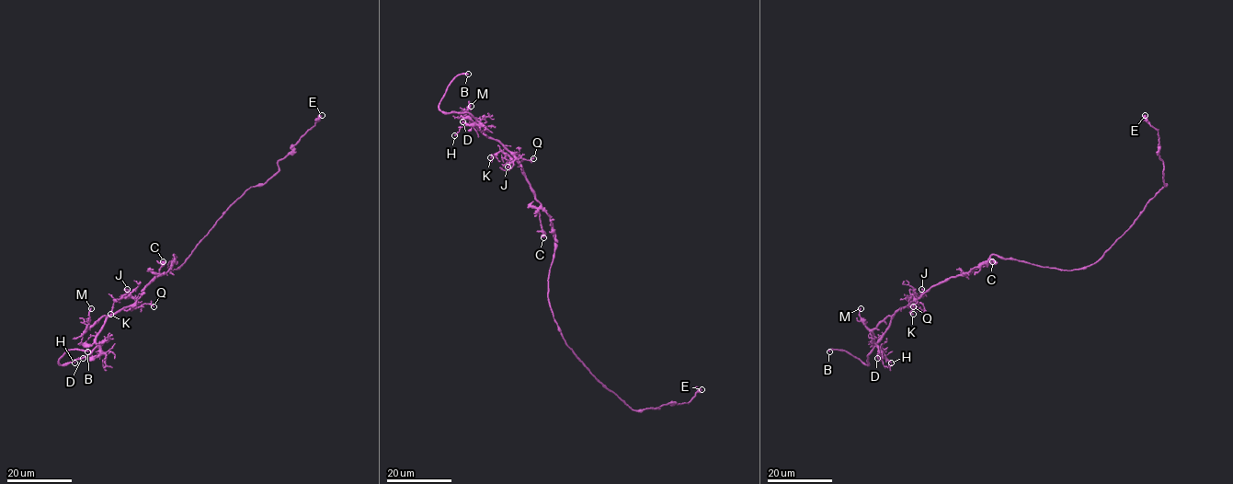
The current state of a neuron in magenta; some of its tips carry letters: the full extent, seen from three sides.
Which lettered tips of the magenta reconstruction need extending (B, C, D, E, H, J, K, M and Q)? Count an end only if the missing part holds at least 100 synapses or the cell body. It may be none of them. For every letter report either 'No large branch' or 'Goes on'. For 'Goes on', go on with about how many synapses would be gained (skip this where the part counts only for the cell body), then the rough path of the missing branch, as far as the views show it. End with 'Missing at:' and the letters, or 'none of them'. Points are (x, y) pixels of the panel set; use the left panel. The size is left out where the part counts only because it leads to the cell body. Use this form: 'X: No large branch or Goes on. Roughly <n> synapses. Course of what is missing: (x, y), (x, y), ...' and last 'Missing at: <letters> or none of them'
B: Goes on
C: No large branch
D: No large branch
E: No large branch
H: No large branch
J: No large branch
K: No large branch
M: No large branch
Q: No large branch
Missing at: B

